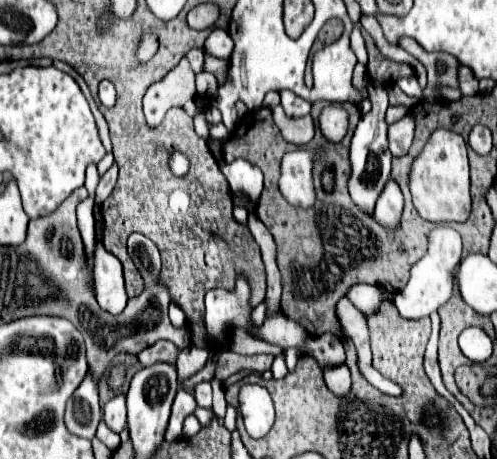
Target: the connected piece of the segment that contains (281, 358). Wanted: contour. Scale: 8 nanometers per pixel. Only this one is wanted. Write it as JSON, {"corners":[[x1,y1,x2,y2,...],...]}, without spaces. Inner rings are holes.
{"corners":[[279,353,273,361,273,379,279,379,279,377,285,377,287,375,287,365,285,365,285,353]]}

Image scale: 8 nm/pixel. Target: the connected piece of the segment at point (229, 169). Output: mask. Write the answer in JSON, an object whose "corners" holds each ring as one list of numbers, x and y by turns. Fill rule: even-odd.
{"corners":[[245,159,233,163,221,163,221,171,227,177,233,193,243,193,249,203,257,203,263,191,263,173]]}

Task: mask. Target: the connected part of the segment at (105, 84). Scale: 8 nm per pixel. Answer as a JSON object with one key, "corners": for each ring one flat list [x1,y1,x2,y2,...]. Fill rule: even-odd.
{"corners":[[101,81,98,88,98,95,101,103,106,107,112,107,115,104,117,98,116,89,110,81]]}

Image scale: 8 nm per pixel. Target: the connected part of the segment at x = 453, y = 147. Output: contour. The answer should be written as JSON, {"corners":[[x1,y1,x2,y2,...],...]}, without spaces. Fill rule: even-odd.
{"corners":[[437,129,419,159,413,161,411,173,411,195,413,205,419,215,433,223,451,223,451,221,467,221,471,211,471,193,469,193,469,159,467,159,467,143,459,133,449,129]]}

